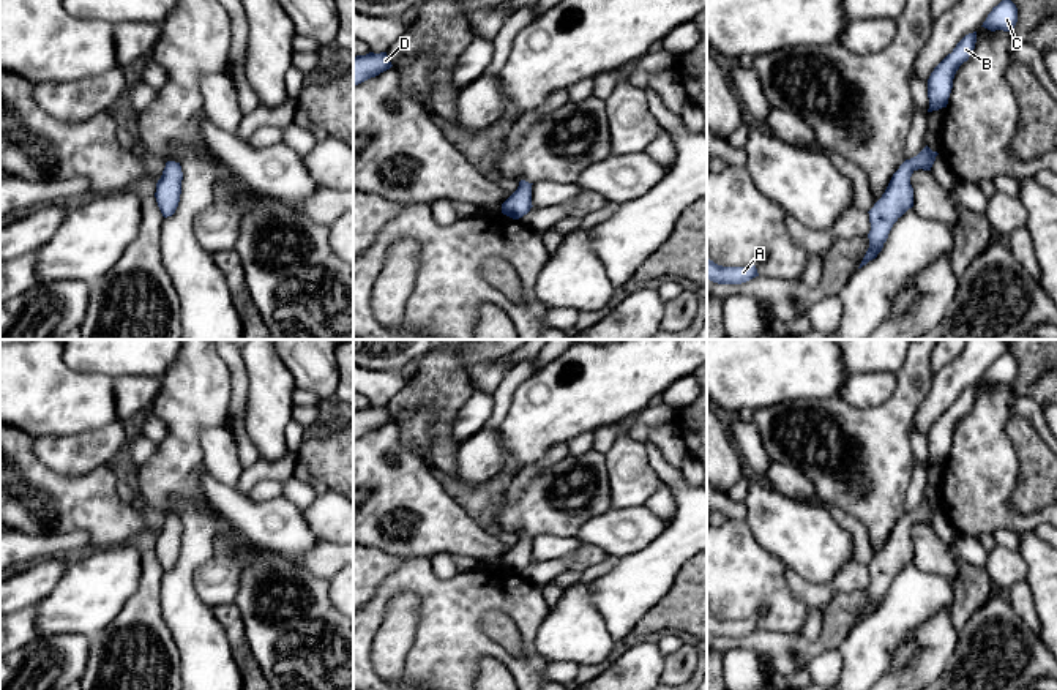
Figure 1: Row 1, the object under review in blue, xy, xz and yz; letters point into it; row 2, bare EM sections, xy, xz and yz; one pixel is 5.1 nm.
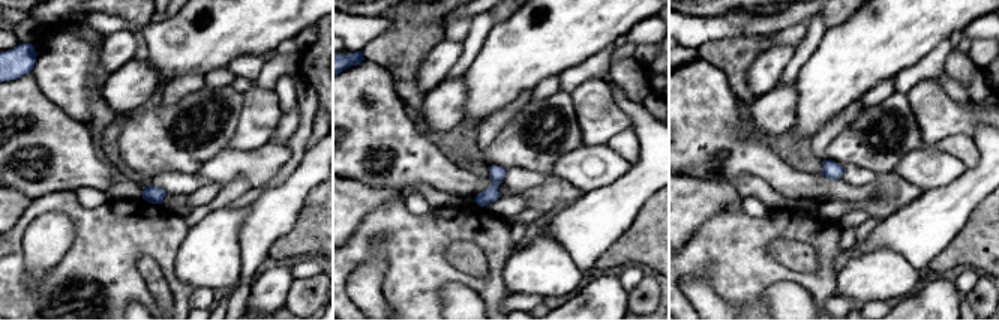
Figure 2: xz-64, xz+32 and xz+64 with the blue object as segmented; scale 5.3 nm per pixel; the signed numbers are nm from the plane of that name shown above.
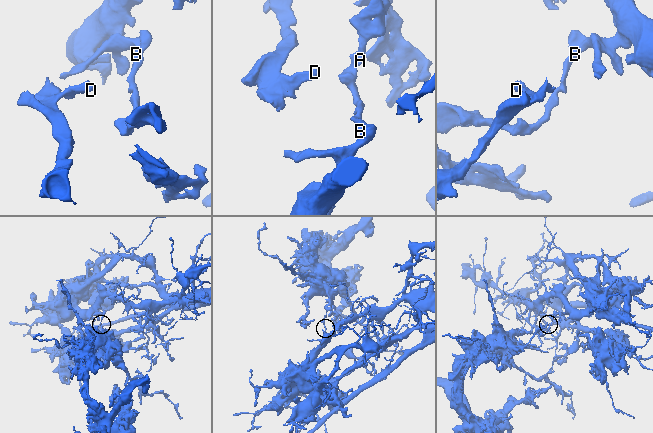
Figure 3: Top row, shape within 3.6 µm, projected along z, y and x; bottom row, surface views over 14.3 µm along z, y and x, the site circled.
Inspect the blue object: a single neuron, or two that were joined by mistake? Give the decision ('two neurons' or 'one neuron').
two neurons

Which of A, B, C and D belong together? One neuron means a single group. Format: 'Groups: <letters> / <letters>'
Groups: A D / B C

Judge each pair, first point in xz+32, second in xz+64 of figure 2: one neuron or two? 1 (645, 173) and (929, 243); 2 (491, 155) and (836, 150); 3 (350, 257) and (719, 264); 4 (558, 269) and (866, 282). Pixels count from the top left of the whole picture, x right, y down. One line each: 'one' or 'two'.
1: one
2: one
3: one
4: one

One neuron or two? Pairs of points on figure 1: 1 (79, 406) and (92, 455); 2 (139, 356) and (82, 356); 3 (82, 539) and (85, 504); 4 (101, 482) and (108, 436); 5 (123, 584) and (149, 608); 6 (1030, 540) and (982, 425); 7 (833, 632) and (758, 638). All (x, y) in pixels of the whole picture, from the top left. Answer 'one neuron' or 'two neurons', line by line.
1: two neurons
2: one neuron
3: two neurons
4: two neurons
5: two neurons
6: two neurons
7: one neuron

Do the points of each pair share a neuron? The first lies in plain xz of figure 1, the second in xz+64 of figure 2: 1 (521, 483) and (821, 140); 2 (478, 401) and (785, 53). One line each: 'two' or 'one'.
1: one
2: one

